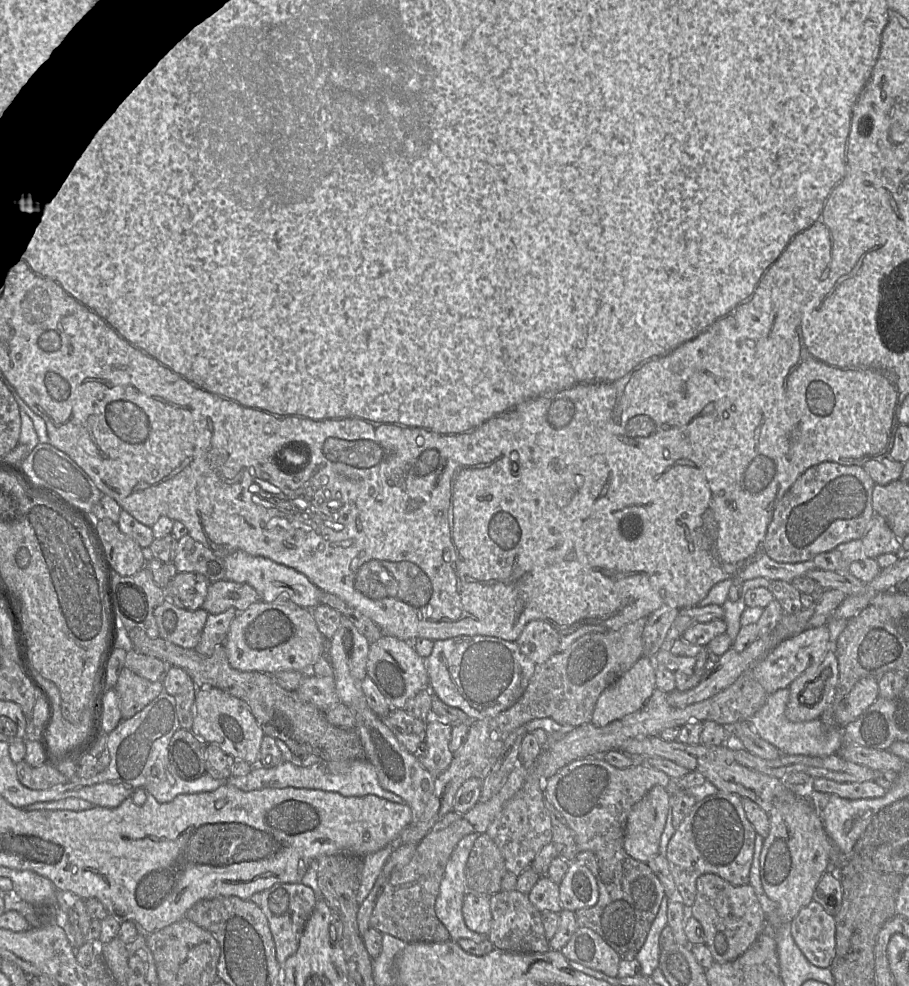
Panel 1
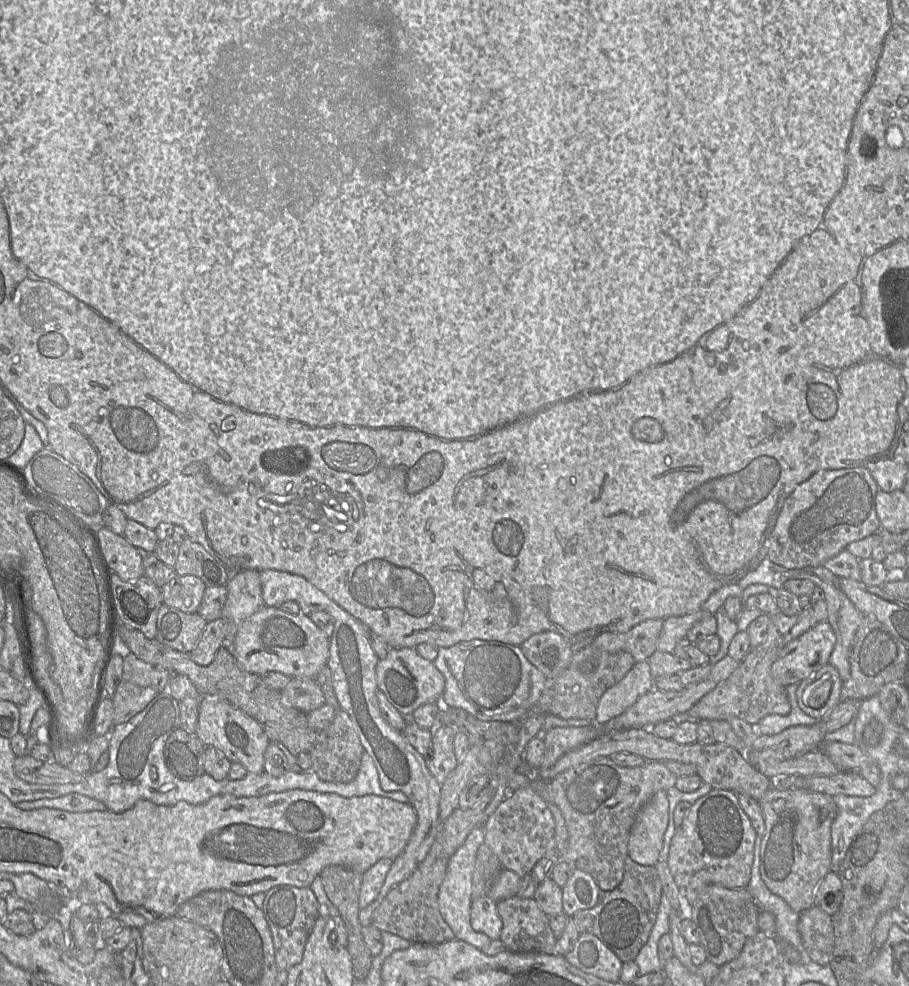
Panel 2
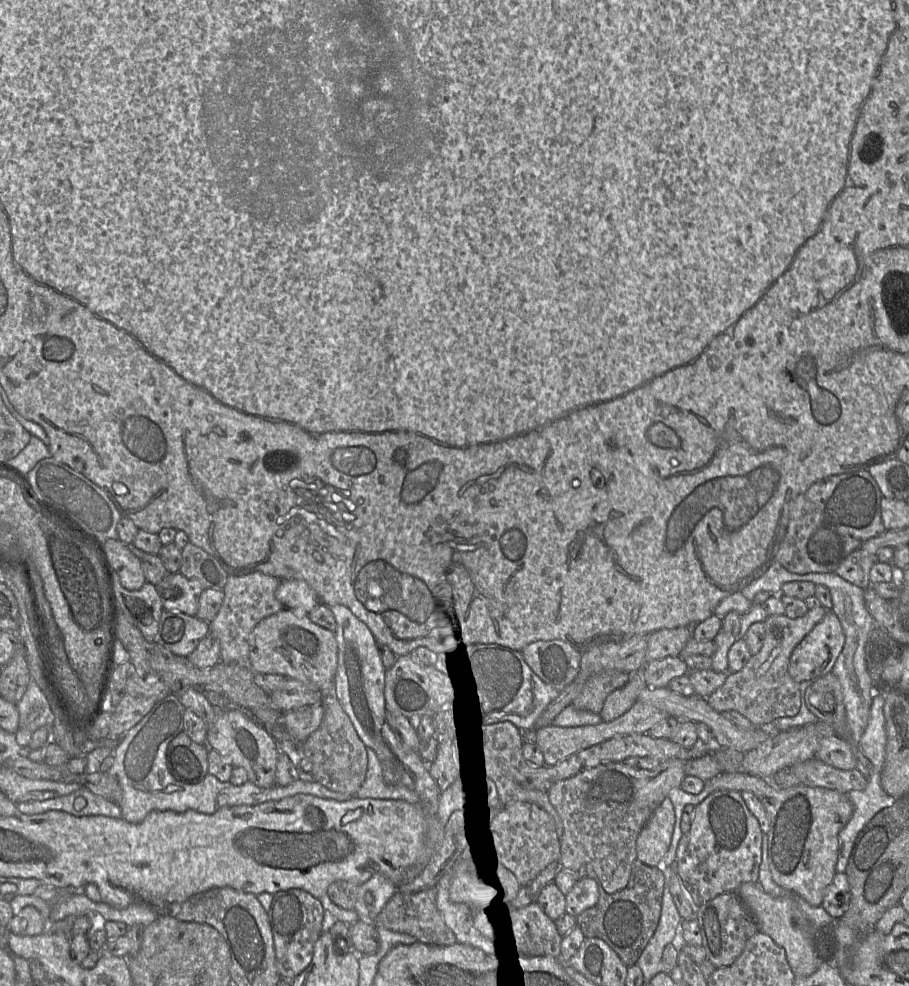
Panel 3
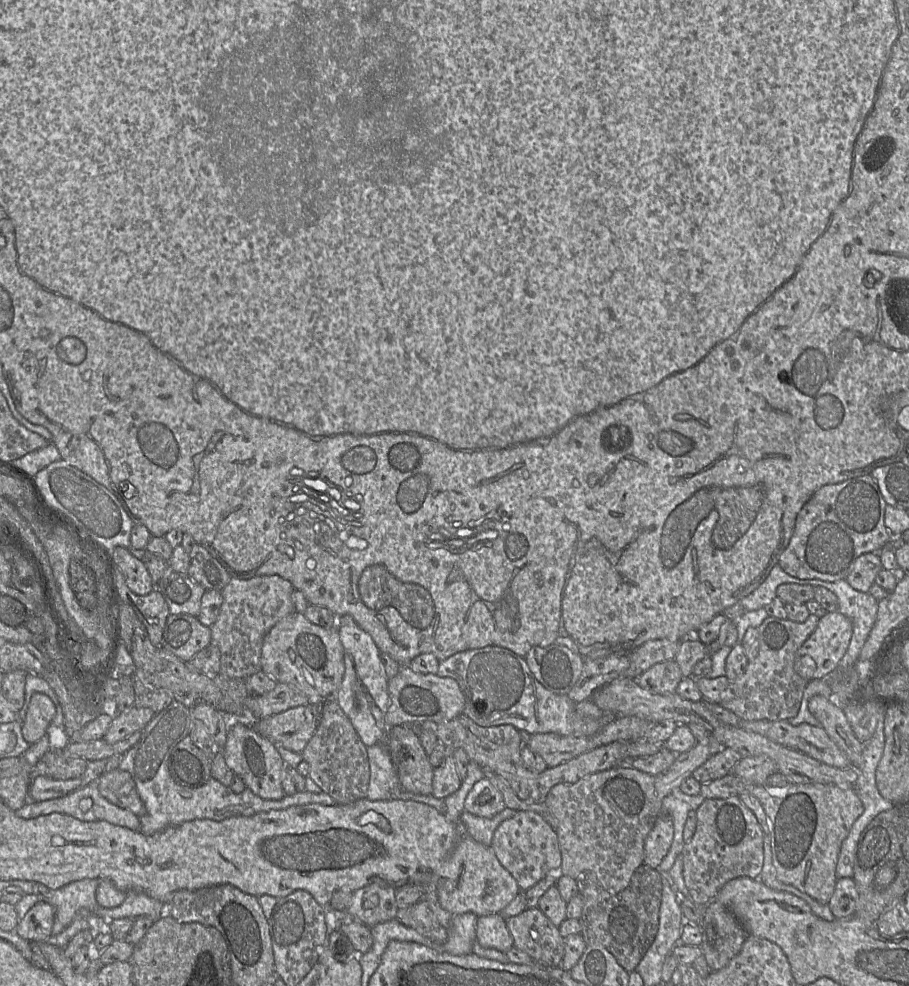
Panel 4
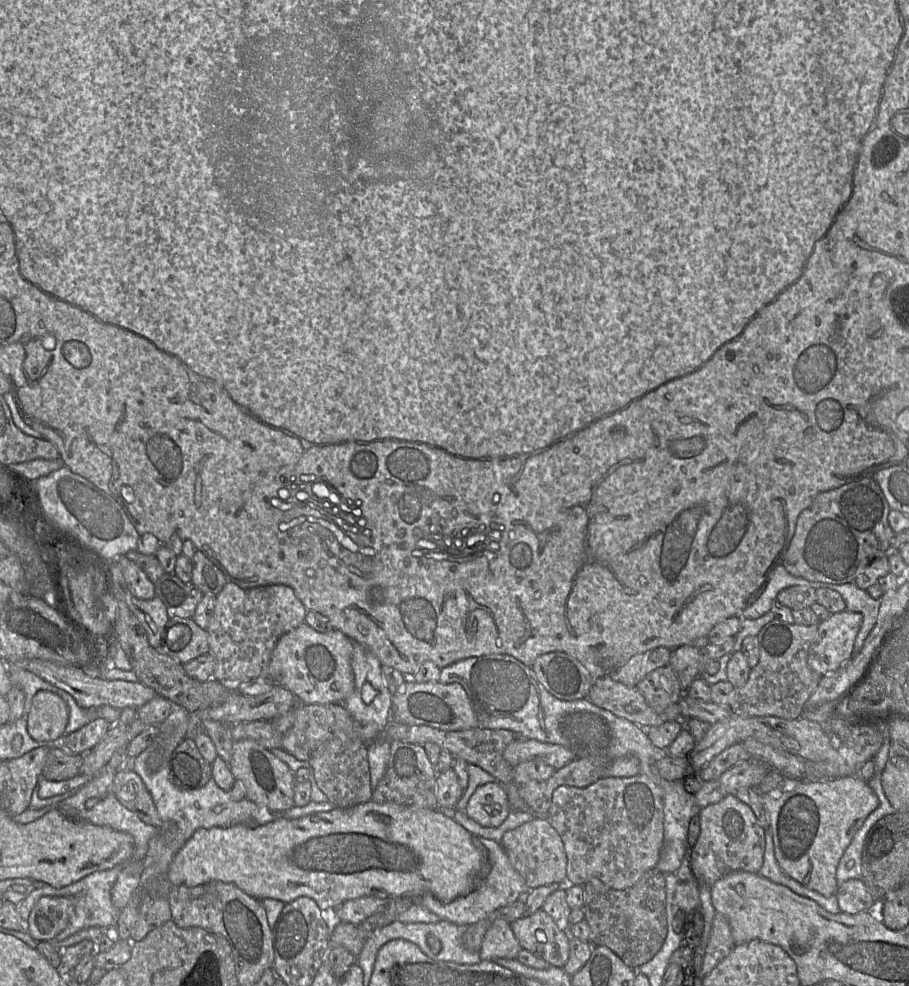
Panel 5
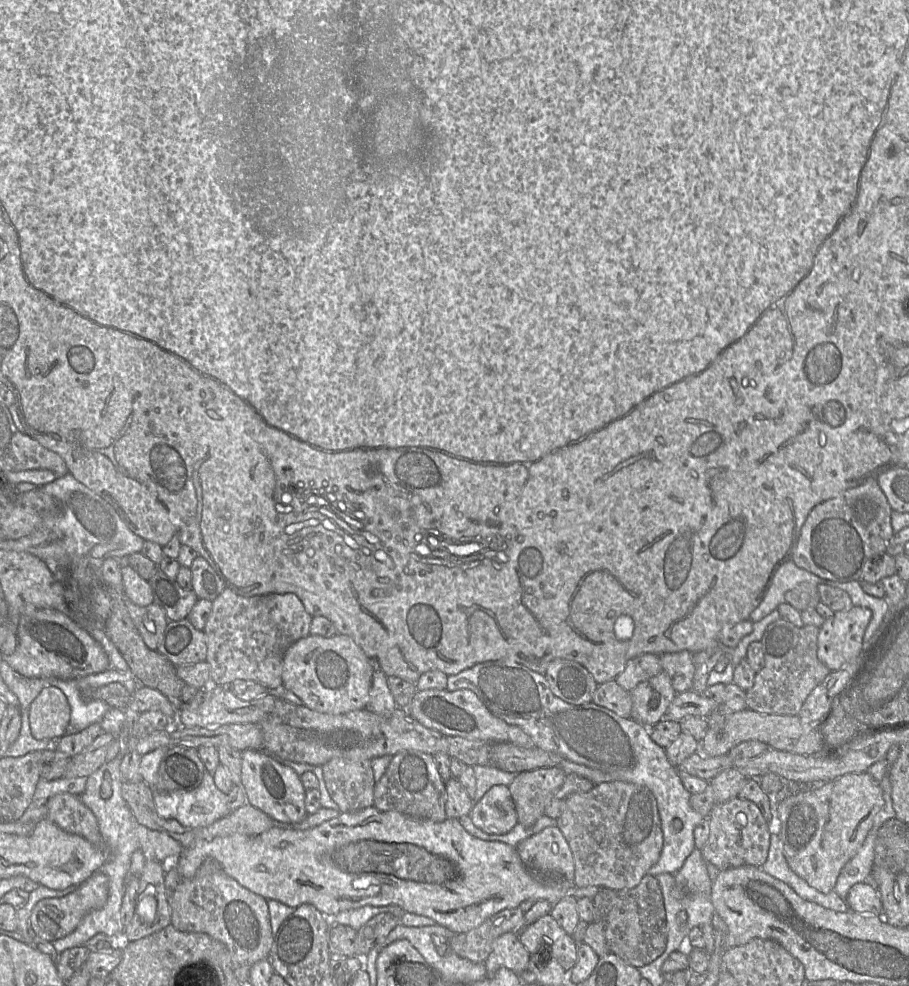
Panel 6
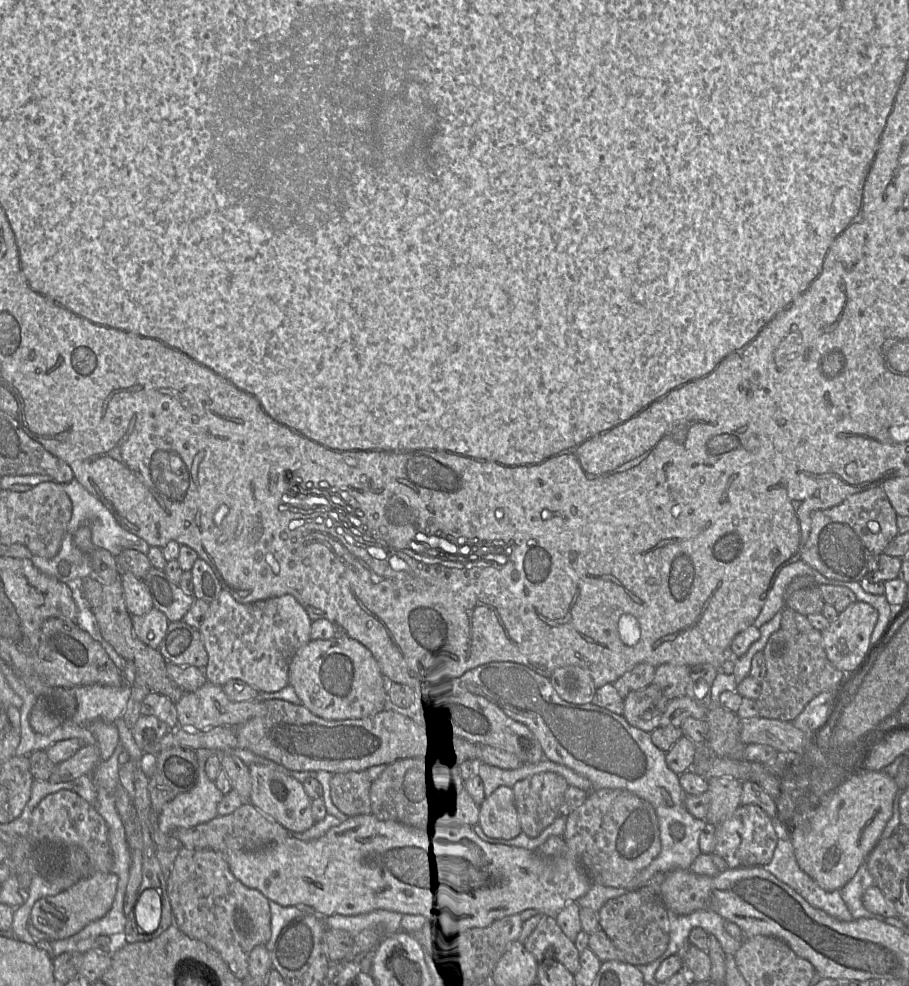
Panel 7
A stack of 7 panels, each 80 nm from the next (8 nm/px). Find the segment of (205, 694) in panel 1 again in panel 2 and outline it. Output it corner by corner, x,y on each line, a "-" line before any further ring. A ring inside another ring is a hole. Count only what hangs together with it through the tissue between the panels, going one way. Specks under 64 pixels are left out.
212,695
201,696
198,709
198,723
195,735
206,747
216,748
231,763
237,762
242,764
249,773
260,774
264,772
264,755
271,741
261,725
254,718

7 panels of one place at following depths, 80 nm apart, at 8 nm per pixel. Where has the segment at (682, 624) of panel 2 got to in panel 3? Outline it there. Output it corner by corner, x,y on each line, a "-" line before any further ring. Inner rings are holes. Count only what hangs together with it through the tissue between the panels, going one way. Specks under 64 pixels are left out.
692,627
661,629
648,635
646,663
667,656
679,656
692,637

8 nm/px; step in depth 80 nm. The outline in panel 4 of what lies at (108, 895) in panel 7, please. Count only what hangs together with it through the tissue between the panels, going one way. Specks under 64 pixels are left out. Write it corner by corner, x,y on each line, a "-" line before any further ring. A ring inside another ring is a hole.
40,902
30,908
19,920
15,932
31,943
46,942
52,935
55,909
47,902

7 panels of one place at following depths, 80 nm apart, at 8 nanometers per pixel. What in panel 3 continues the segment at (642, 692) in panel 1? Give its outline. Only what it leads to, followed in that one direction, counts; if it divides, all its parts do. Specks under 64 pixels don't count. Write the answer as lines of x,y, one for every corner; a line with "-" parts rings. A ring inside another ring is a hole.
643,670
629,674
630,677
625,686
616,689
606,698
599,713
602,722
610,722
626,713
637,702
639,693
647,687

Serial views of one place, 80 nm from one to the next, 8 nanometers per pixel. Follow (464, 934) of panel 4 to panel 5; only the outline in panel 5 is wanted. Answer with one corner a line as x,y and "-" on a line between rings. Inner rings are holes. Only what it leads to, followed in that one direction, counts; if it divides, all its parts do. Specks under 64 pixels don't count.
449,921
429,923
429,933
438,938
441,951
434,955
434,960
457,964
477,964
481,960
480,951
471,952
465,949
462,942
467,926
457,925

